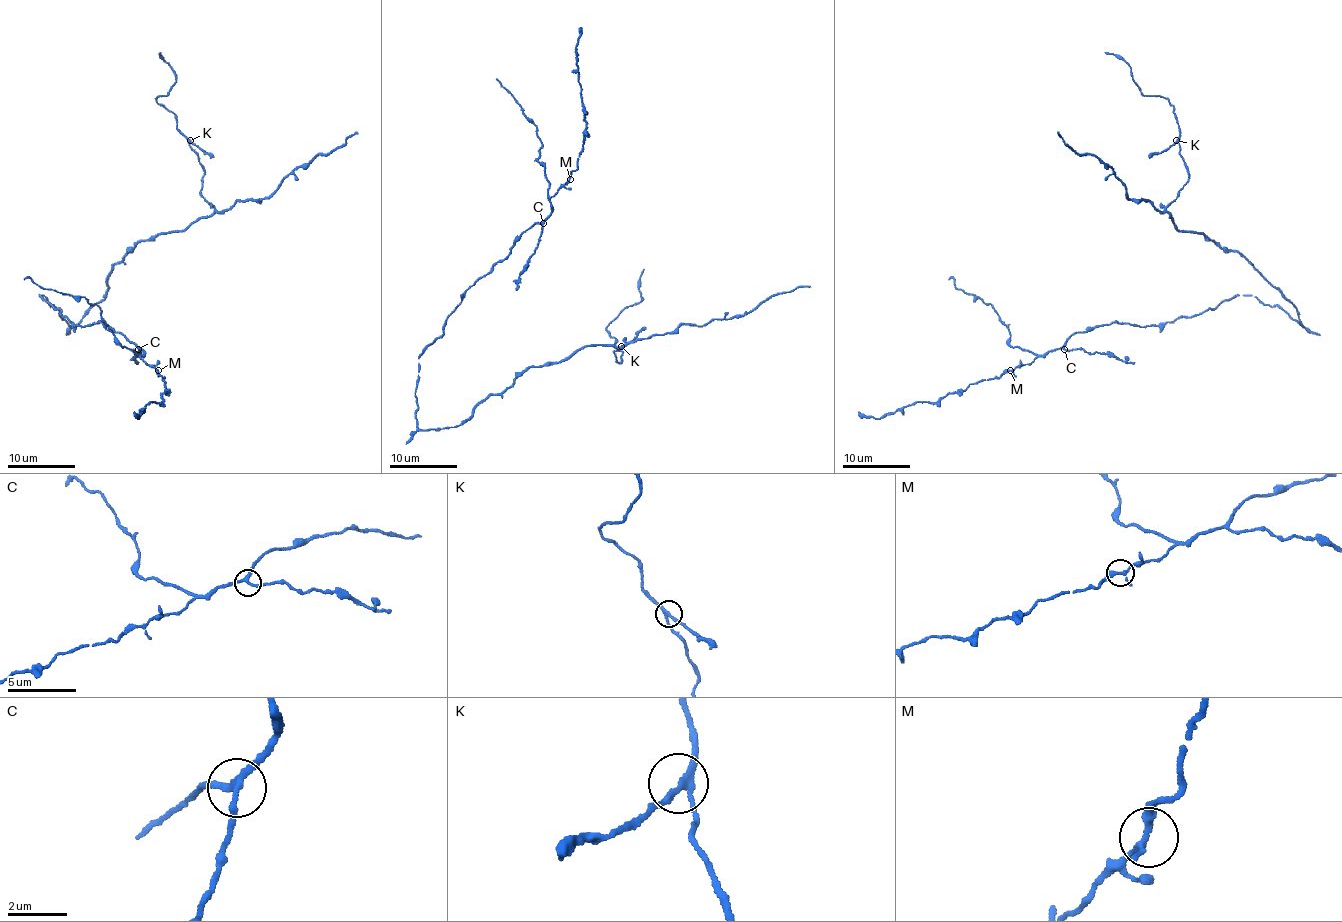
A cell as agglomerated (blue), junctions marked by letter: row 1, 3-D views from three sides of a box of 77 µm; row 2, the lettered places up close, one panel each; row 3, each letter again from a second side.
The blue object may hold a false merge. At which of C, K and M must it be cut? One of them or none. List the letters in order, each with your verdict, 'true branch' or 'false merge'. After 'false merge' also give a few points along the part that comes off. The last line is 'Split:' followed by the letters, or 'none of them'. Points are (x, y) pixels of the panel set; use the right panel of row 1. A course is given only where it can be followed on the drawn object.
C: false merge | (1063, 348), (1111, 353), (1135, 363)
K: true branch
M: true branch
Split: C

